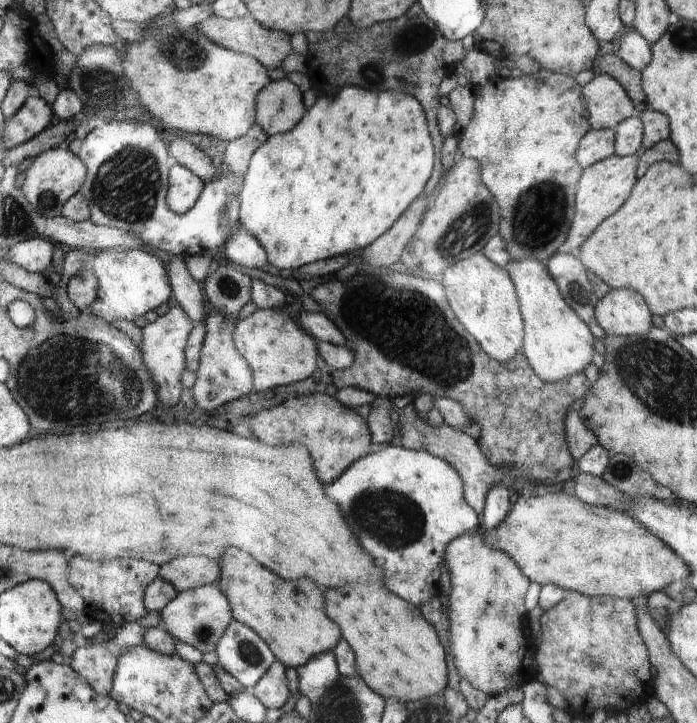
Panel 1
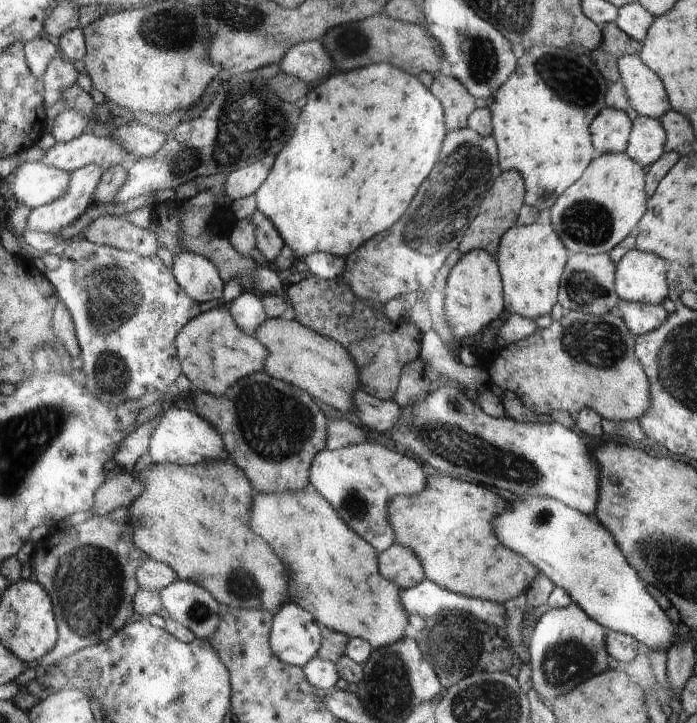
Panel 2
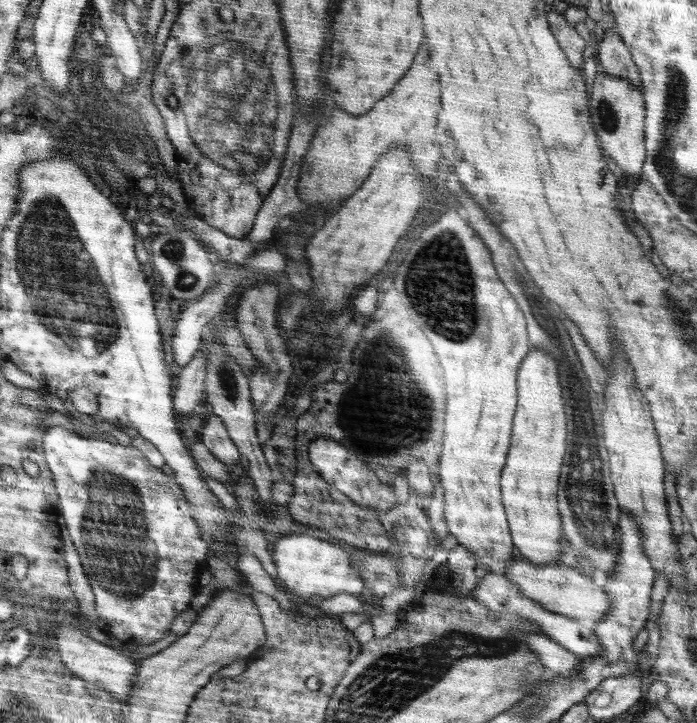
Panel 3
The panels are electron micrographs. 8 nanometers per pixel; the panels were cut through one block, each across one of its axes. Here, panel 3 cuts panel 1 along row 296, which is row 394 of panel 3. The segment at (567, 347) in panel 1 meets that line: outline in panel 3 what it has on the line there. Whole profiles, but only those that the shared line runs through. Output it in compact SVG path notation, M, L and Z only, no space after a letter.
M534 350L526 356L522 372L518 372L518 408L513 418L512 446L509 448L505 471L501 472L501 496L509 515L510 530L513 532L514 546L519 557L534 563L536 567L558 565L560 552L559 506L556 506L556 492L560 490L558 478L564 462L567 442L567 418L564 399L561 397L558 364L546 351Z

